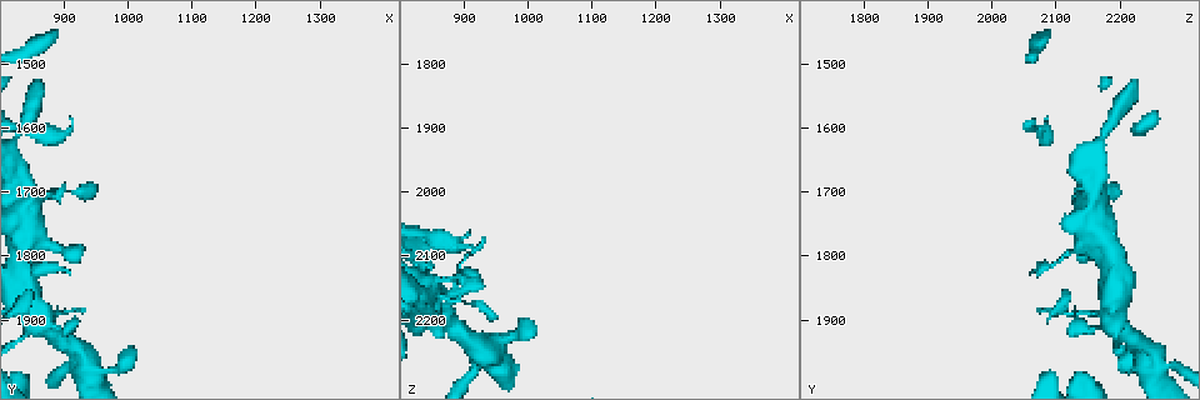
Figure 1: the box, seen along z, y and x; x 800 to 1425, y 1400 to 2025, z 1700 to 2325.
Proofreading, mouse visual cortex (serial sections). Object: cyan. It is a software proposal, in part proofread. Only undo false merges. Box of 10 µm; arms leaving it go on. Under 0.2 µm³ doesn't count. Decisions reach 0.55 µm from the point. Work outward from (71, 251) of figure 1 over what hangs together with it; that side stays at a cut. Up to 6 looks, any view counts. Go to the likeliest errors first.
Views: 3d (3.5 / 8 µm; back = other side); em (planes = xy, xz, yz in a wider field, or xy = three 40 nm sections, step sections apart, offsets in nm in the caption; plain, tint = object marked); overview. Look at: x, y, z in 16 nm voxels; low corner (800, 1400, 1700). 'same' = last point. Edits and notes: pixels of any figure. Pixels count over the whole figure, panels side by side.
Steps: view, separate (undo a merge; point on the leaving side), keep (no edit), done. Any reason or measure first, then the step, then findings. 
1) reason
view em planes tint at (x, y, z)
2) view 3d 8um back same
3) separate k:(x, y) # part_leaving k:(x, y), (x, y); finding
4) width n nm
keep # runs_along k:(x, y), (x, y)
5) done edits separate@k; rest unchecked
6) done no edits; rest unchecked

sharp bend
view 3d 3.5um back at (845, 1780, 2155)

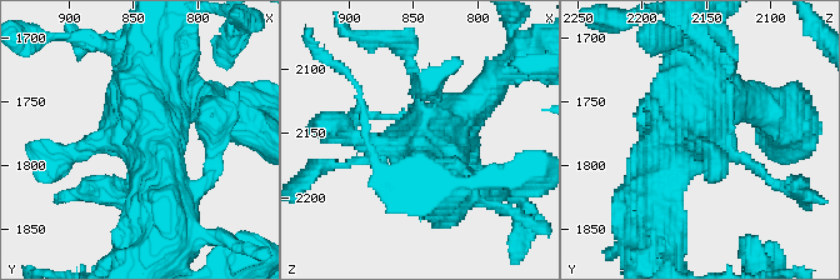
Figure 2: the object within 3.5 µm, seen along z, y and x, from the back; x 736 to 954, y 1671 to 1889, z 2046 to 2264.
view em xy step 2 tint at (846, 1778, 2162)

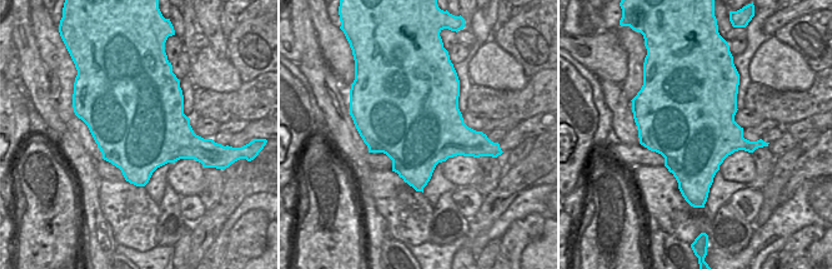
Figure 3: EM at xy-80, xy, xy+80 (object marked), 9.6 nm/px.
keep # runs_along 2:(341, 129), (418, 148), (440, 189); one cell here

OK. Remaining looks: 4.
view 3d 3.5um back at (845, 1920, 2195)

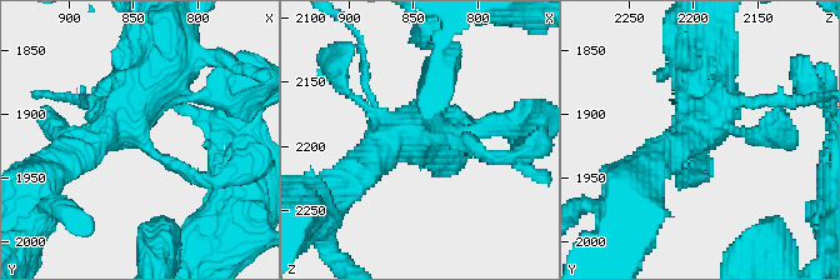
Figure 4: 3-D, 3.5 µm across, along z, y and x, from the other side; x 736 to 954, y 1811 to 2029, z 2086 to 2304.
now the EM
view em xy step 3 tint at (844, 1922, 2192)

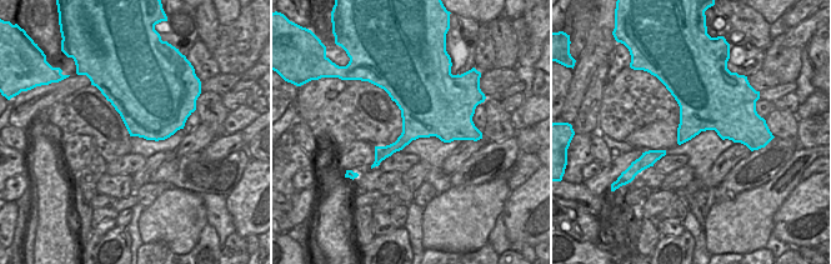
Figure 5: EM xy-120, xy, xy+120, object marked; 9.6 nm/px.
keep # runs_along 4:(160, 51), (126, 114), (61, 159); one cell here

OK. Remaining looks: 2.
arms part here
view 3d 3.5um at (920, 1975, 2265)

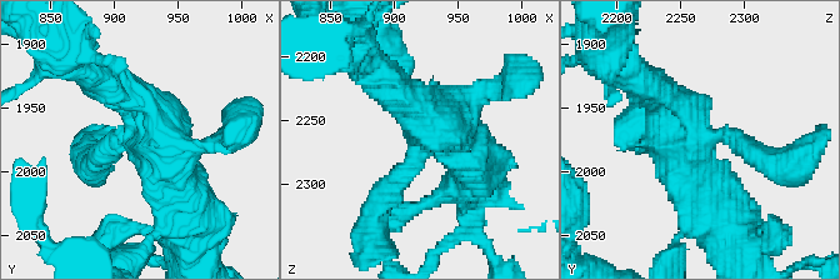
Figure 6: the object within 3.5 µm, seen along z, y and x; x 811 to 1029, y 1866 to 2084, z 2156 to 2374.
view em planes tint at (922, 1972, 2270)

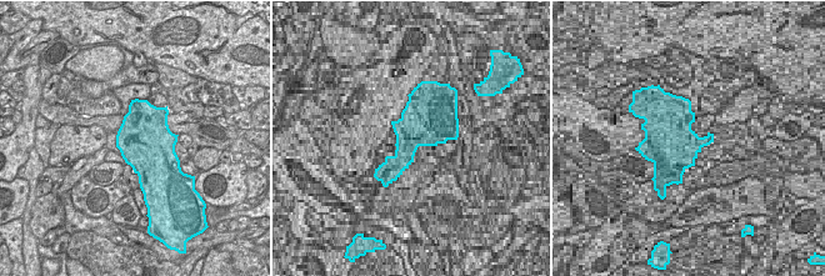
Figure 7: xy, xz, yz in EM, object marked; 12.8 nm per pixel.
keep # runs_along 6:(110, 85), (156, 116), (188, 196); continuous, no second cell

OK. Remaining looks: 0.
done no edits; rest unchecked

